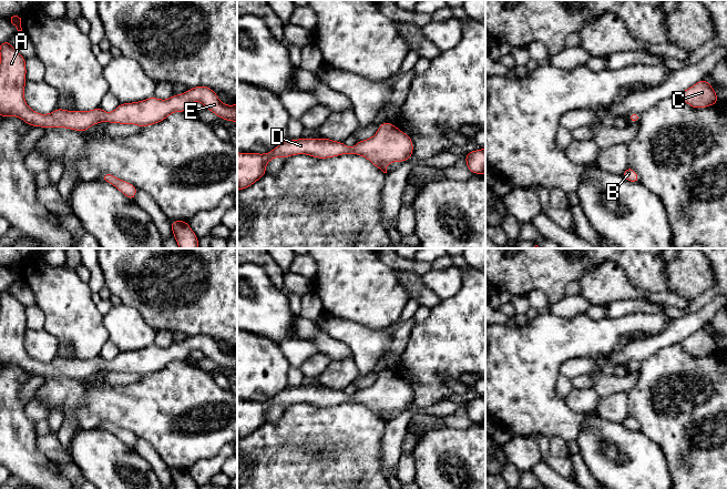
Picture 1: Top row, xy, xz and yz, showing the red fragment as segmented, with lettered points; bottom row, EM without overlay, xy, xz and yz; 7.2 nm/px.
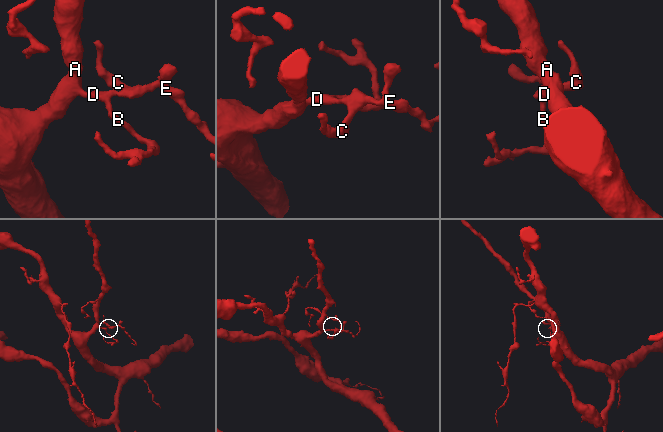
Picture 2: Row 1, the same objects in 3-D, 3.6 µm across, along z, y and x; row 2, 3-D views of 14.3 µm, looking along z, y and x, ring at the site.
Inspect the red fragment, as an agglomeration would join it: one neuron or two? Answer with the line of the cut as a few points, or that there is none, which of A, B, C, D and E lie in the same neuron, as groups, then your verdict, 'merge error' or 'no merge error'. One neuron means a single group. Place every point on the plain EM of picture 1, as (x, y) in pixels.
no cut | A B C D E | no merge error

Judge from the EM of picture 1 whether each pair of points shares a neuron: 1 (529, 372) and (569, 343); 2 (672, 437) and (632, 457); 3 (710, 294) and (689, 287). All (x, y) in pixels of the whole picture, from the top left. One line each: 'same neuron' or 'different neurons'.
1: same neuron
2: different neurons
3: different neurons

